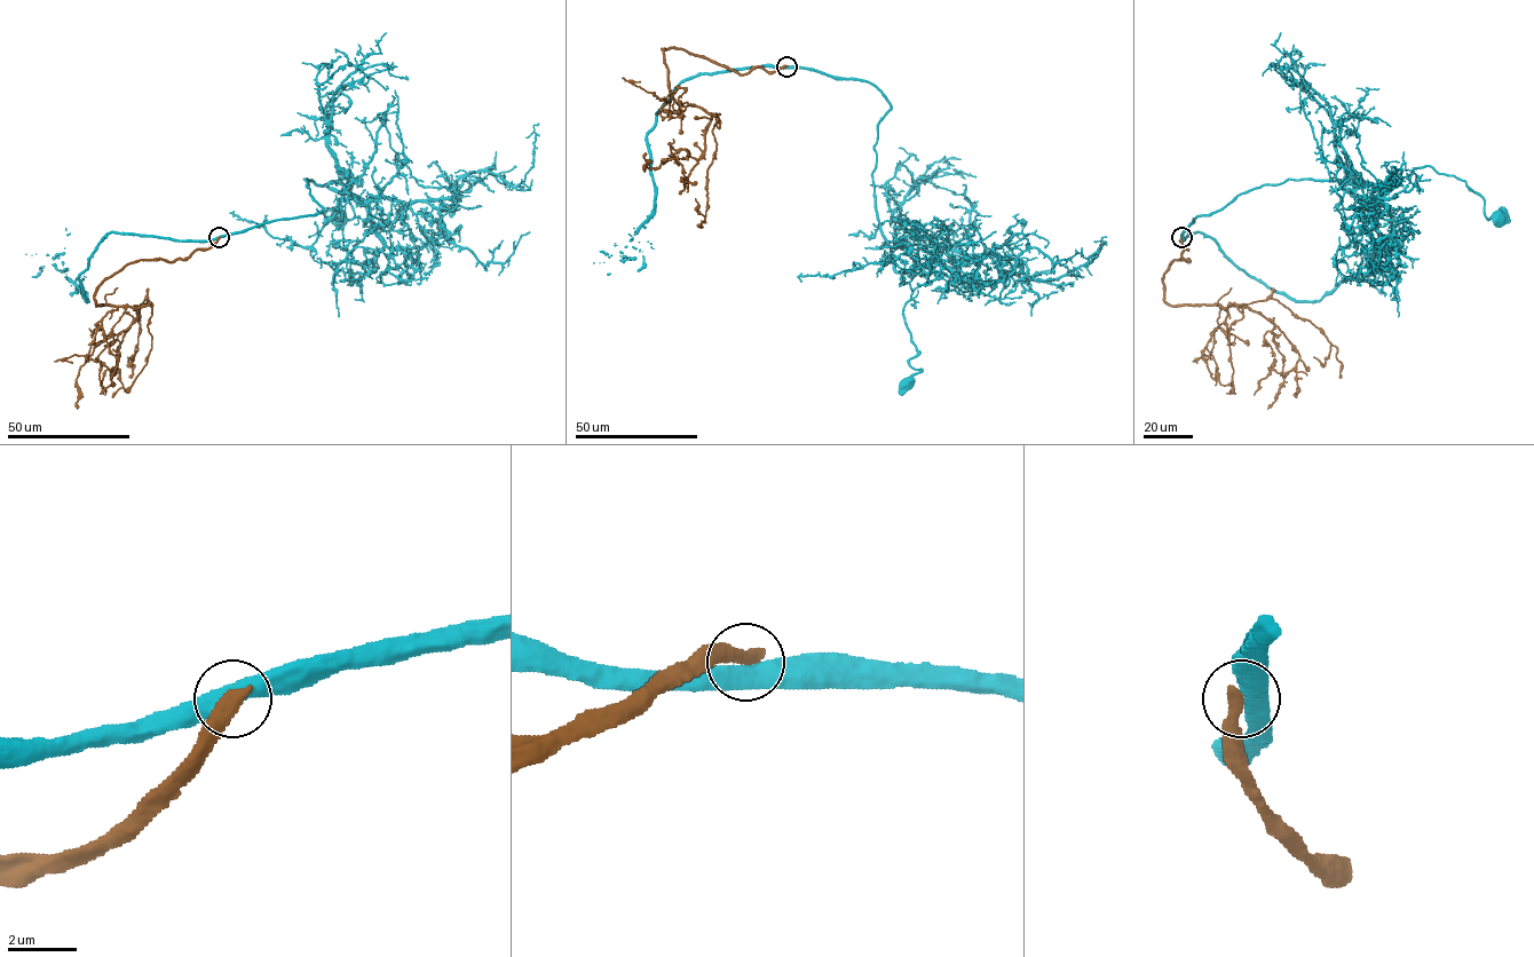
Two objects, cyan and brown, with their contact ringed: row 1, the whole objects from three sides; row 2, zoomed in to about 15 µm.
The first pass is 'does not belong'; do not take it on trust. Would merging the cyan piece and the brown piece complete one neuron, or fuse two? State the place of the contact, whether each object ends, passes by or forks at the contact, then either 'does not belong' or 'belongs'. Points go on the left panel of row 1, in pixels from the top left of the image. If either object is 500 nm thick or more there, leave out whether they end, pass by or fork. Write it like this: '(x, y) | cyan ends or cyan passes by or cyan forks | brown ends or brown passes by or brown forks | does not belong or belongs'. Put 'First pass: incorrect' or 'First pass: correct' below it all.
(219, 237) | does not belong
First pass: correct

